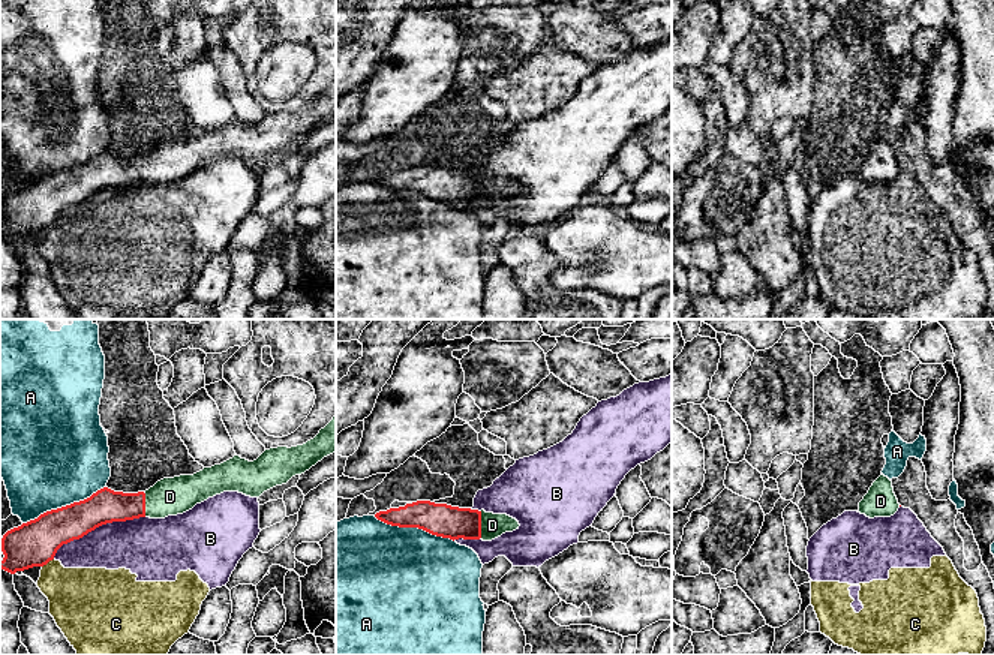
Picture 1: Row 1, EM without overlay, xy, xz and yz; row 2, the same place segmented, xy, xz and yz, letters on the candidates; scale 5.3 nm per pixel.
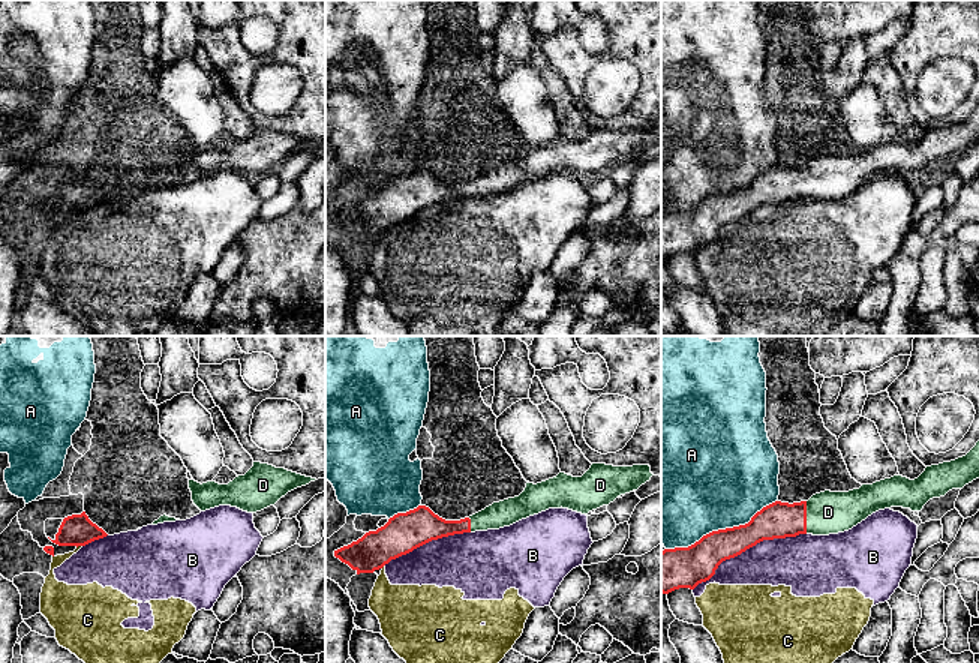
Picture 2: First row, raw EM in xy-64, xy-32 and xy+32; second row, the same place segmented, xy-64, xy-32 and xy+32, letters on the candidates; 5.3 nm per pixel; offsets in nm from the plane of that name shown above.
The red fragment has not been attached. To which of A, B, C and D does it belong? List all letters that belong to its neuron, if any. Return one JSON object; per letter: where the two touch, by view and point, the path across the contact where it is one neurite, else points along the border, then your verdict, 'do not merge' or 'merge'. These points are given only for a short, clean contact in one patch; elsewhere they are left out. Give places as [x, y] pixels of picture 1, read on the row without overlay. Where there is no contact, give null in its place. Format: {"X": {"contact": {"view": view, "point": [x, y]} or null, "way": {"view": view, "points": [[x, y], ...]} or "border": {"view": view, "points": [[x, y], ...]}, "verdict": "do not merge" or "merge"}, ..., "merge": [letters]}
{"A": {"contact": {"view": "xy", "point": [63, 171]}, "verdict": "do not merge"}, "B": {"contact": {"view": "xy", "point": [96, 191]}, "verdict": "do not merge"}, "C": {"contact": {"view": "xy", "point": [47, 227]}, "border": {"view": "xy", "points": [[53, 222], [42, 231]]}, "verdict": "do not merge"}, "D": {"contact": {"view": "xz", "point": [480, 189]}, "verdict": "merge"}, "merge": ["D"]}

